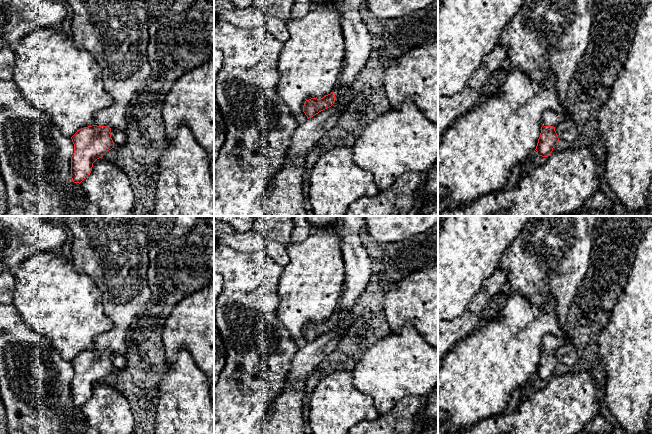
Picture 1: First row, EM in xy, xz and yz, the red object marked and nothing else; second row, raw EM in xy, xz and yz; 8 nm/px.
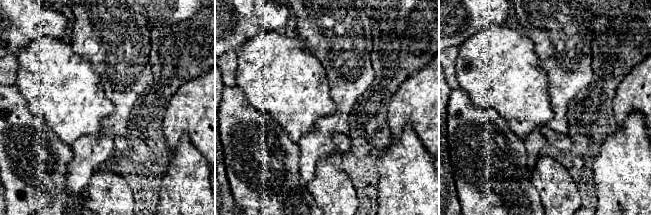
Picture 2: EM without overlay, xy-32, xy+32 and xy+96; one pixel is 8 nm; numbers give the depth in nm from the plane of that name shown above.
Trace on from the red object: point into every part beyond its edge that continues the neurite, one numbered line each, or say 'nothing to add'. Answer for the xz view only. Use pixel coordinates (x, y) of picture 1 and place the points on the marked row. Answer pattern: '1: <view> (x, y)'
1: xz (344, 98)

